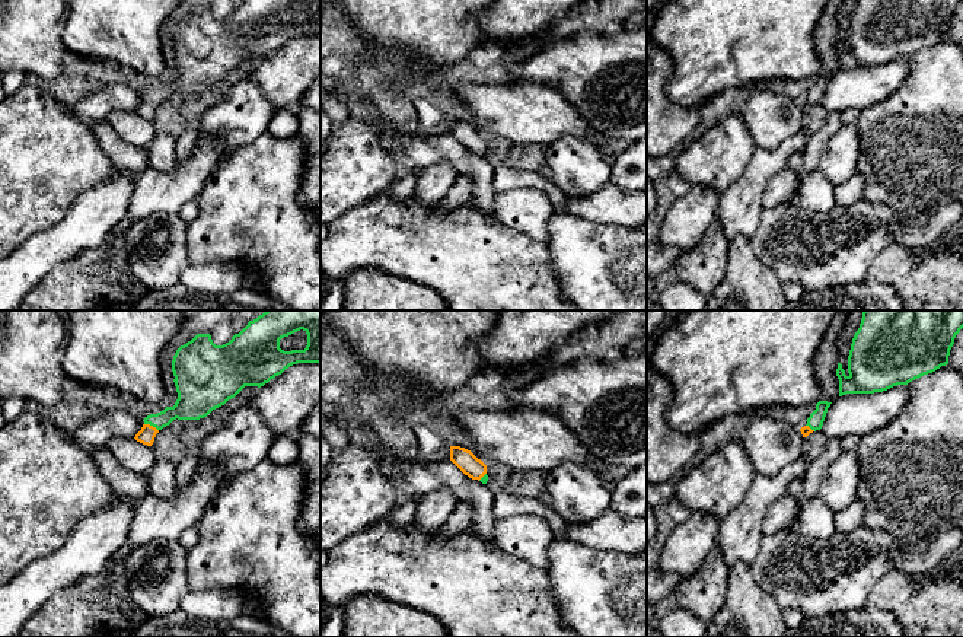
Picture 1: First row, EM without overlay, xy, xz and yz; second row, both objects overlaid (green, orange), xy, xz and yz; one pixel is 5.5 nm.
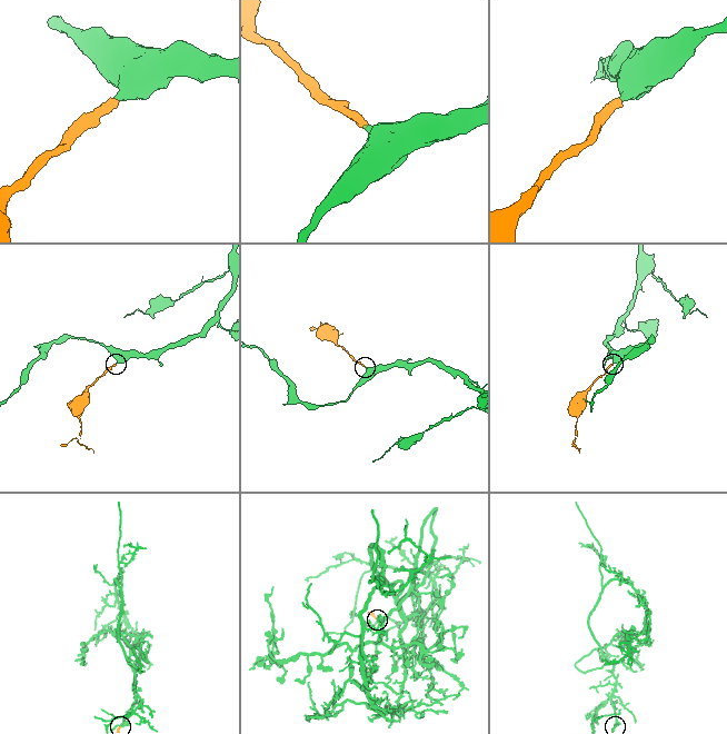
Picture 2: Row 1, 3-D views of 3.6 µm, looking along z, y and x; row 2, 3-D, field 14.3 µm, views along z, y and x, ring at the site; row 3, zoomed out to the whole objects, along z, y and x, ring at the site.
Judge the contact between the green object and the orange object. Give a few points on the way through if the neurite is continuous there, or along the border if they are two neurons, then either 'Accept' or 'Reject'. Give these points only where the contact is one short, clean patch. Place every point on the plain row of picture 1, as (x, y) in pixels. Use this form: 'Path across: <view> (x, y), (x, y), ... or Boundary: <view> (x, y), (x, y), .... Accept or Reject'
Path across: xy (191, 77), (169, 86), (152, 98), (147, 107). Accept

